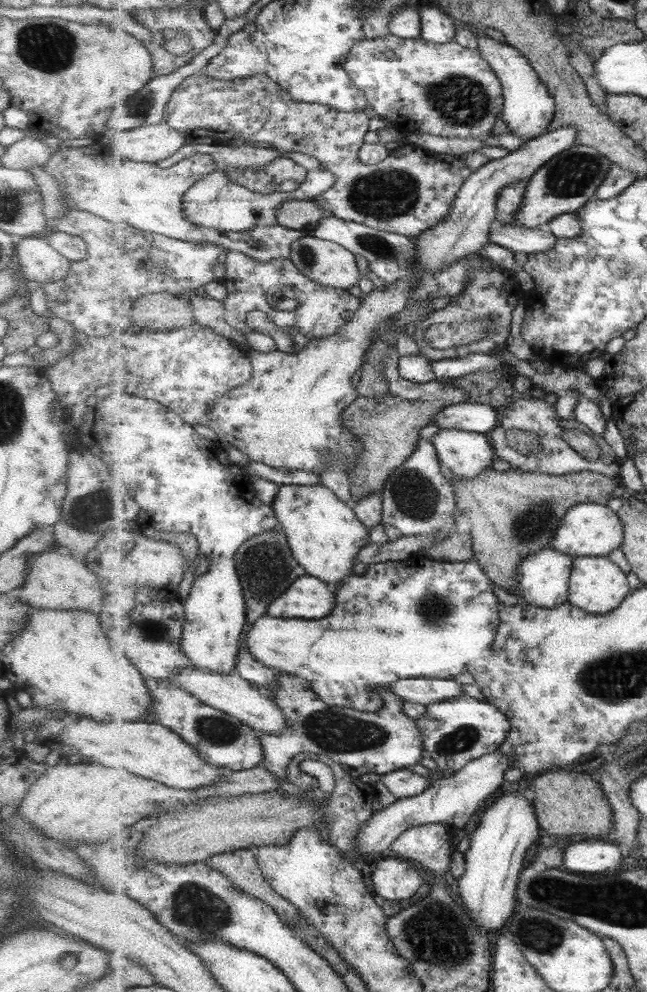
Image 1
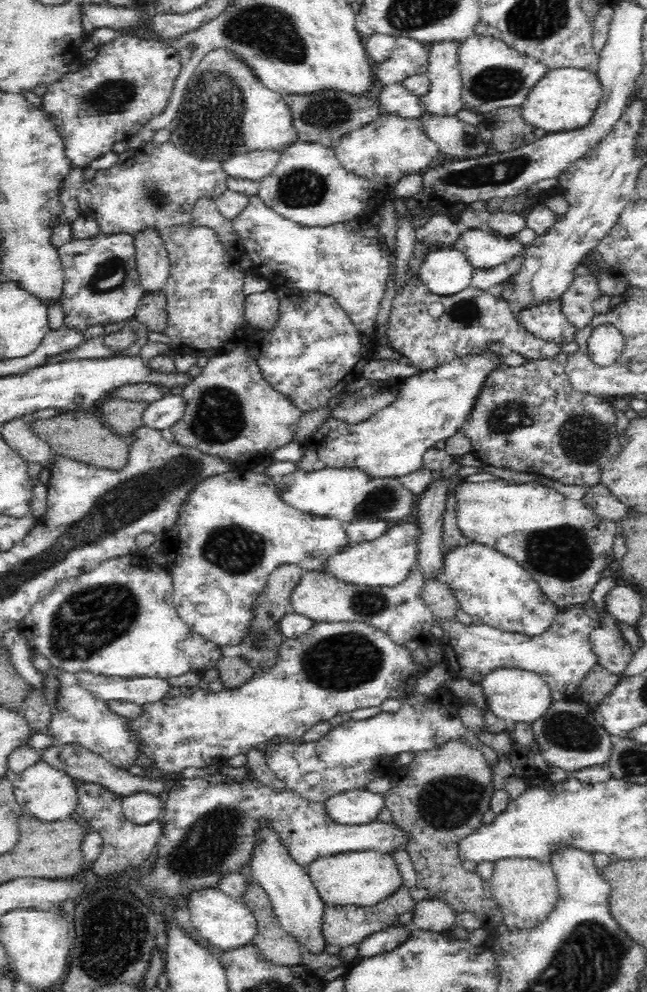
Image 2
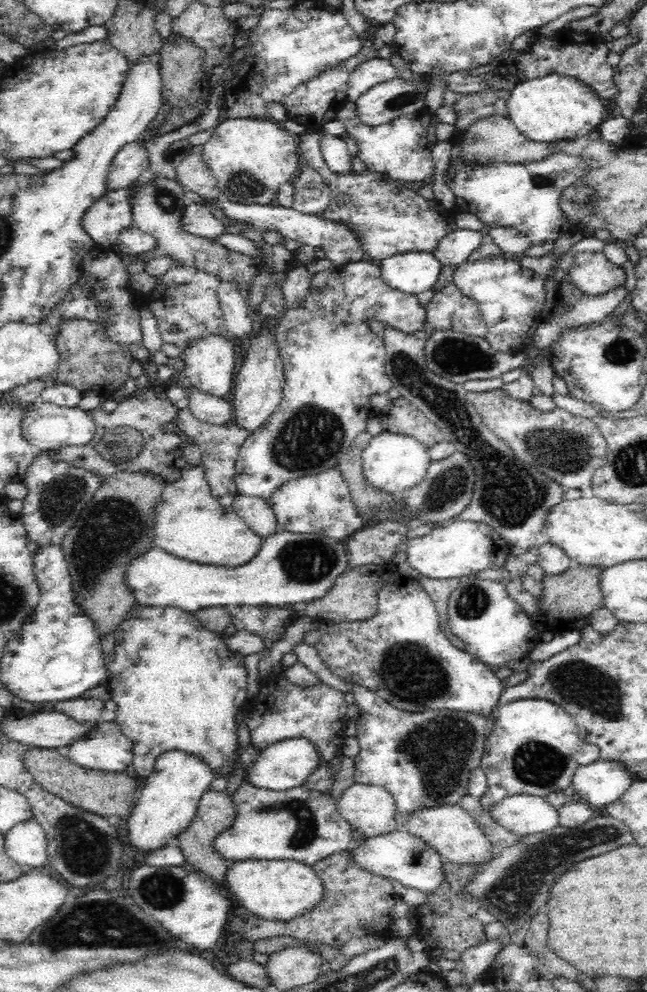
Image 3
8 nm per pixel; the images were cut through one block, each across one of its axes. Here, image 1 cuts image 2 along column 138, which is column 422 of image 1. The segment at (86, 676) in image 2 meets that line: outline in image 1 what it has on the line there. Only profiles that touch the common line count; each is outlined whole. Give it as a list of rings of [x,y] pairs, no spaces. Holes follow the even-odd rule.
[[[402,678],[390,684],[390,691],[407,702],[430,705],[464,695],[461,684],[454,679]]]

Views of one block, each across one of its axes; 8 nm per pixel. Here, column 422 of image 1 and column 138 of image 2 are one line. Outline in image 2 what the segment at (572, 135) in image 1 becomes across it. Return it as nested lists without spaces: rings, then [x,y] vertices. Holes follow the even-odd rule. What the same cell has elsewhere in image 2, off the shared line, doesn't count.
[[[146,230],[134,235],[136,264],[141,288],[145,294],[159,292],[167,282],[170,270],[168,251],[160,233]]]

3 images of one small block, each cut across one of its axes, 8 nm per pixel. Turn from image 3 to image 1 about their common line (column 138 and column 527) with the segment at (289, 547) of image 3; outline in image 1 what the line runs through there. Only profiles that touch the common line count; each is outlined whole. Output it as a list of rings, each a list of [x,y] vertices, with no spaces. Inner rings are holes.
[[[547,548],[530,554],[518,568],[518,590],[510,592],[527,605],[553,608],[569,603],[570,576],[574,569],[574,557],[563,551]]]

